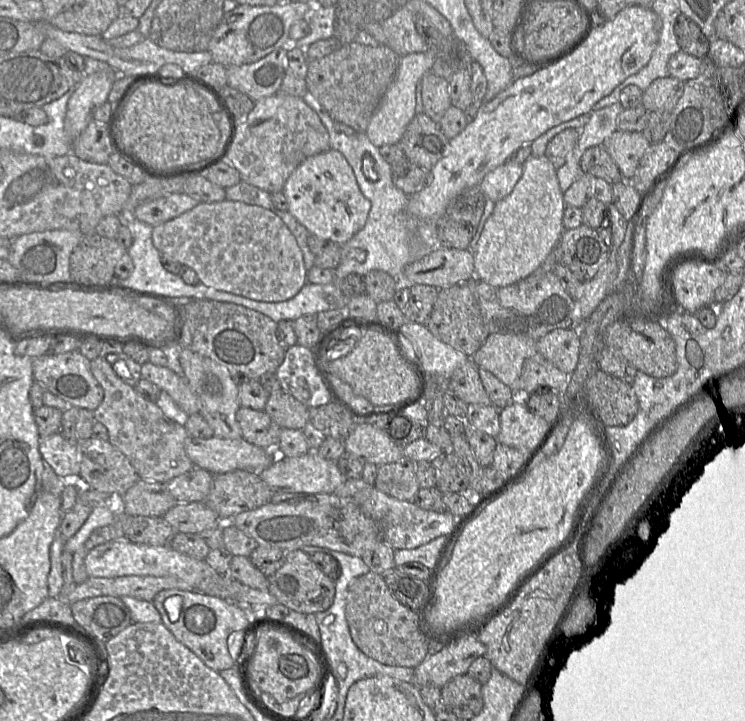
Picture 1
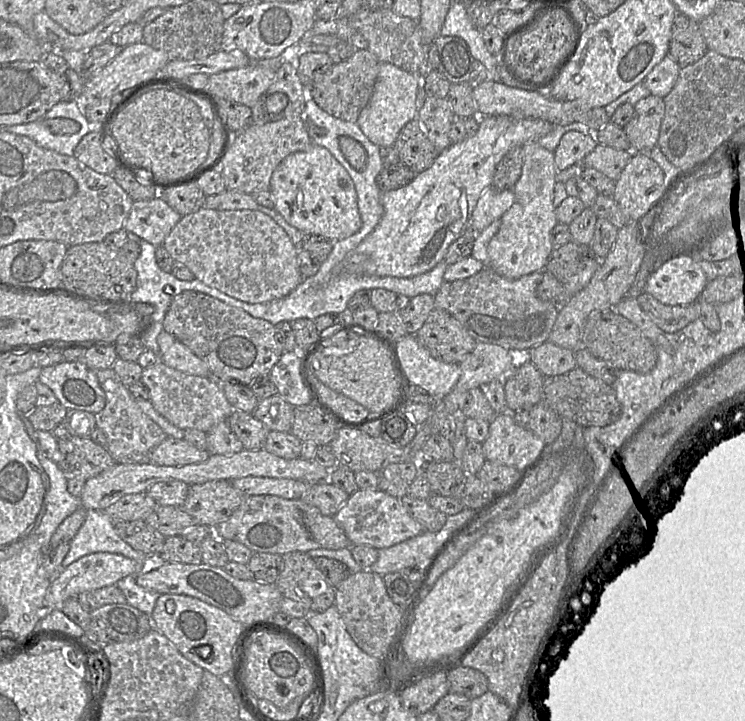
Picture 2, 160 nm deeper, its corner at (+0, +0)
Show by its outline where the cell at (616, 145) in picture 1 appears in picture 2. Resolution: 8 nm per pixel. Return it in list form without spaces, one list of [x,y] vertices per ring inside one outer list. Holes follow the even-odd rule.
[[[598,144],[582,161],[582,167],[594,168],[616,180],[633,155],[632,150],[619,150]]]

